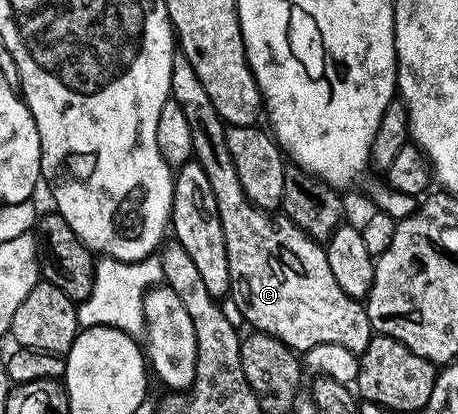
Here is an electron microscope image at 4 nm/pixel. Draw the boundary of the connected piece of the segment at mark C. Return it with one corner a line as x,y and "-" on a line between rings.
173,54
170,85
171,98
182,105
190,124
195,162
206,169
206,178
214,188
226,237
226,261
230,261
230,299
238,305
245,324
278,337
297,353
318,345
342,345
363,353
374,334
365,304
342,293
334,273
330,273
328,252
317,240
298,229
287,215
271,215
248,200
238,181
238,169
234,169
234,157
226,146
226,124
218,117
206,89
202,89
194,65
182,54

